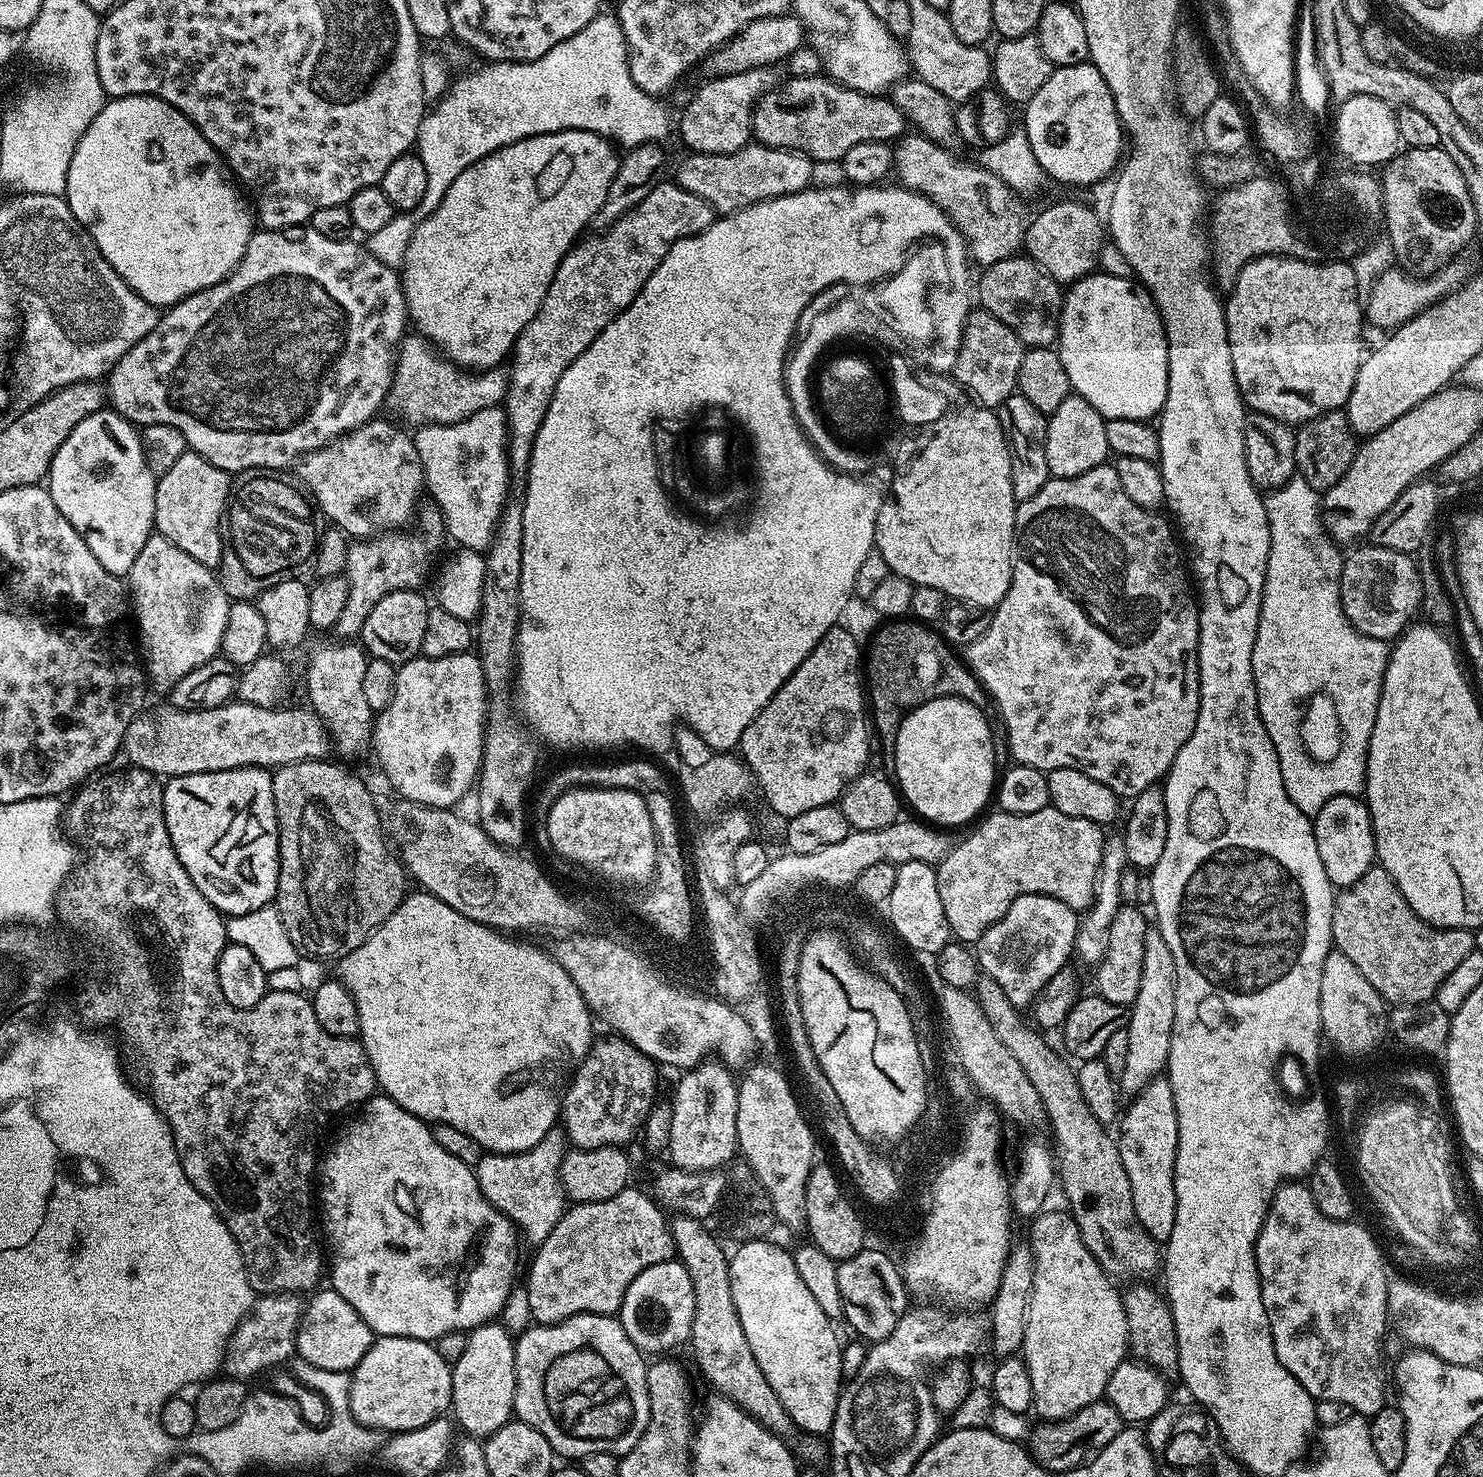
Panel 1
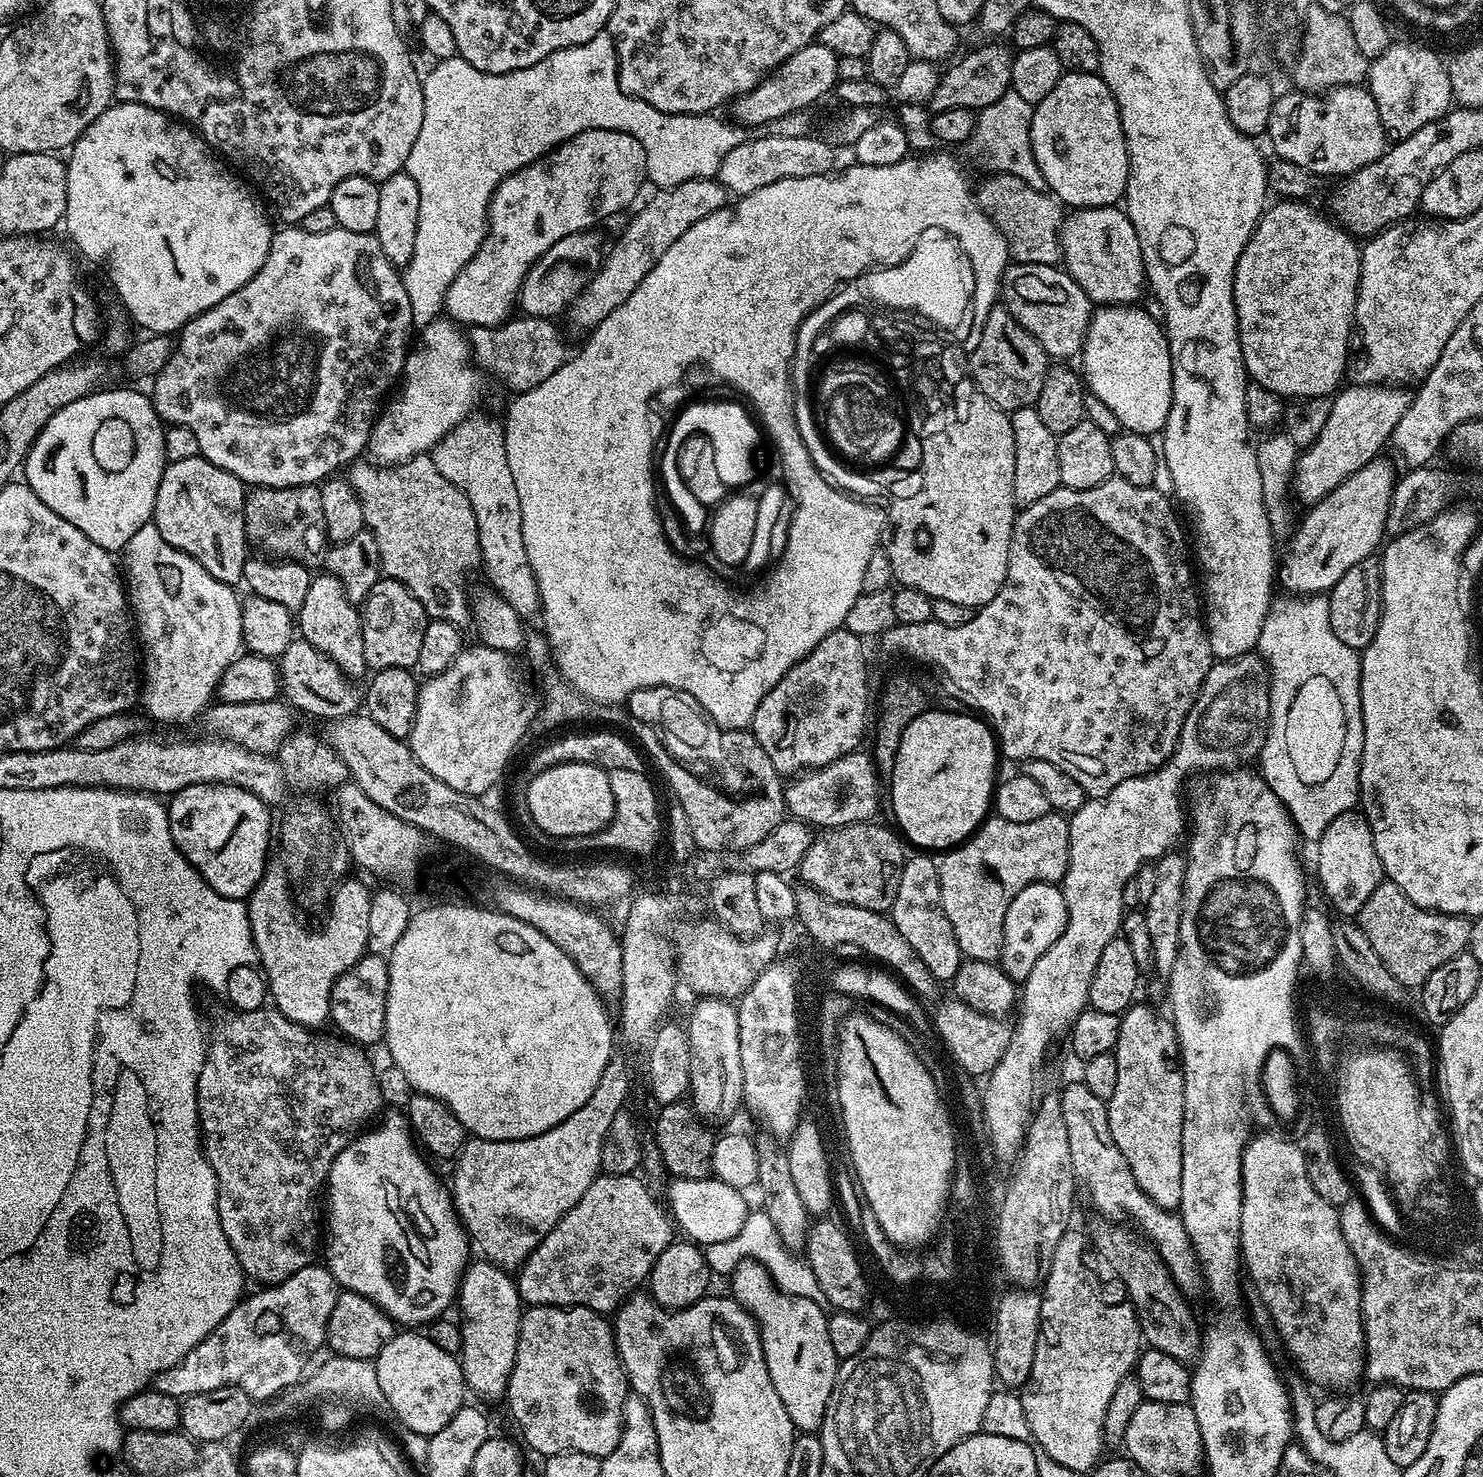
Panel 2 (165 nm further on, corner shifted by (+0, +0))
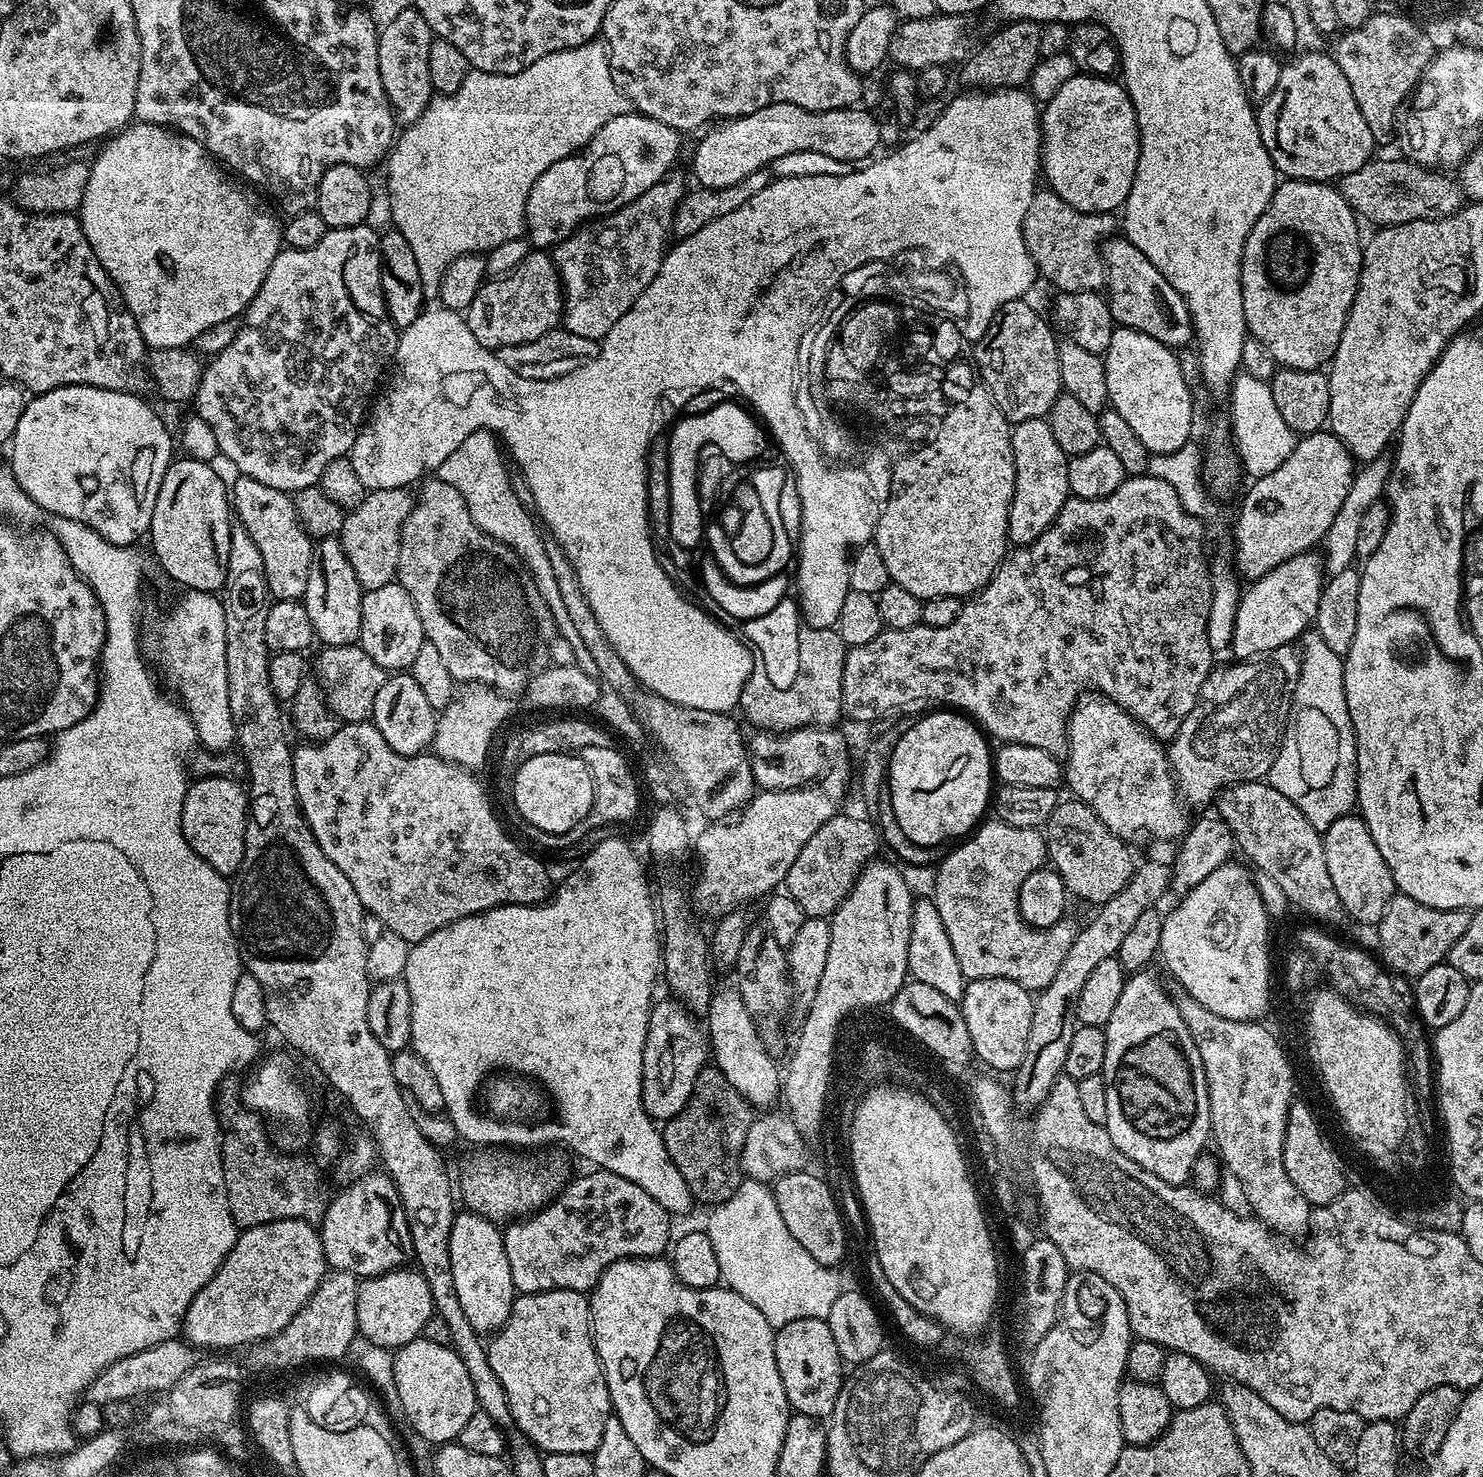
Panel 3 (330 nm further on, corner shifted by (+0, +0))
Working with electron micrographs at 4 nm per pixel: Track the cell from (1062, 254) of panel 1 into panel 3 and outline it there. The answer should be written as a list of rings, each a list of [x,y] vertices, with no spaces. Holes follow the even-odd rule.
[[[1109,238],[1102,245],[1102,255],[1104,257],[1104,270],[1106,273],[1106,299],[1112,311],[1113,321],[1121,328],[1133,328],[1142,334],[1150,334],[1158,342],[1162,342],[1166,347],[1173,350],[1184,350],[1193,343],[1194,333],[1192,330],[1192,316],[1188,313],[1186,302],[1162,274],[1158,274],[1158,266],[1138,250],[1128,239]]]

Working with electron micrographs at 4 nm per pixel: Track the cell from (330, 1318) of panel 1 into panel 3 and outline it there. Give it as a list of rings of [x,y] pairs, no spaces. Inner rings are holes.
[[[405,1266],[381,1276],[360,1280],[356,1303],[356,1330],[370,1342],[389,1350],[401,1348],[423,1333],[426,1322],[434,1315],[430,1286],[419,1270]]]

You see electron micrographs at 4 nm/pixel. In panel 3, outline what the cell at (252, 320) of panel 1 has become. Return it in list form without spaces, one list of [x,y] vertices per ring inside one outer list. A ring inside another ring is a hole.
[[[362,223],[353,228],[331,229],[324,235],[322,242],[318,242],[318,246],[310,246],[306,250],[285,247],[274,258],[258,294],[244,309],[242,323],[236,329],[234,342],[230,342],[226,350],[222,350],[204,364],[204,373],[194,397],[195,415],[206,418],[206,422],[214,430],[218,437],[220,456],[228,459],[237,468],[235,471],[239,475],[254,478],[254,482],[262,482],[262,486],[274,486],[274,490],[282,490],[289,494],[298,493],[303,488],[317,487],[322,478],[322,470],[326,470],[326,466],[330,466],[334,458],[342,458],[351,453],[356,436],[360,433],[369,411],[368,399],[371,398],[384,367],[386,372],[393,363],[398,329],[392,323],[384,305],[380,277],[380,236],[368,227],[367,223]]]

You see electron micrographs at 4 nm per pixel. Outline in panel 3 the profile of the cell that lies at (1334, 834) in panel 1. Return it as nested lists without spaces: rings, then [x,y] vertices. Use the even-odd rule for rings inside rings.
[[[1349,814],[1338,818],[1330,827],[1323,829],[1326,870],[1330,870],[1330,879],[1334,881],[1334,890],[1342,898],[1342,906],[1349,917],[1360,924],[1375,926],[1379,924],[1390,898],[1396,892],[1396,883],[1386,866],[1386,858],[1378,854],[1374,838],[1359,815]]]

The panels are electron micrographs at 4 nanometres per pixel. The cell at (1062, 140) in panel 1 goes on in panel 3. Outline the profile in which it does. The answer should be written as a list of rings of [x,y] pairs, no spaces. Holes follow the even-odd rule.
[[[1087,74],[1070,78],[1043,105],[1040,134],[1042,176],[1051,191],[1079,212],[1112,214],[1123,209],[1140,157],[1138,122],[1123,83]]]

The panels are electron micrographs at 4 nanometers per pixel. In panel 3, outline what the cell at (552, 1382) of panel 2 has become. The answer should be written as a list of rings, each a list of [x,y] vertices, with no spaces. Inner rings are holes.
[[[555,1288],[552,1292],[529,1292],[517,1295],[516,1299],[512,1301],[512,1309],[506,1318],[506,1322],[487,1341],[486,1347],[490,1360],[490,1370],[494,1370],[494,1374],[498,1374],[498,1382],[502,1382],[502,1390],[506,1390],[506,1402],[510,1402],[512,1422],[518,1429],[519,1435],[527,1436],[544,1454],[549,1452],[583,1452],[591,1454],[596,1451],[598,1442],[602,1442],[602,1430],[606,1430],[606,1422],[609,1416],[613,1415],[613,1411],[610,1390],[606,1386],[604,1364],[598,1358],[596,1344],[592,1341],[592,1310],[589,1297],[585,1293]]]

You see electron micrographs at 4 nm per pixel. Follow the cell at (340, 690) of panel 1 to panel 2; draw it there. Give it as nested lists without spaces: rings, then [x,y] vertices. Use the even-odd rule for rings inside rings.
[[[327,574],[313,575],[310,591],[306,594],[306,602],[302,602],[298,613],[298,632],[310,646],[314,646],[326,658],[330,658],[343,670],[345,676],[357,678],[369,671],[368,663],[362,650],[361,613],[357,605],[346,598],[346,590],[342,590],[342,582]]]

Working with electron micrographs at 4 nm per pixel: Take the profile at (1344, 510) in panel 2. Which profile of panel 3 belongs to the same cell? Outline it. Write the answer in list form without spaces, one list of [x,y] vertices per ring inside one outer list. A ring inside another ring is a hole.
[[[1313,550],[1303,552],[1286,562],[1282,566],[1274,566],[1270,574],[1251,581],[1248,587],[1243,589],[1238,604],[1238,614],[1234,620],[1234,634],[1232,635],[1231,655],[1236,655],[1240,662],[1248,662],[1251,656],[1259,652],[1270,654],[1279,648],[1287,648],[1293,642],[1299,641],[1304,633],[1313,627],[1316,615],[1318,614],[1318,598],[1320,591],[1324,588],[1326,573],[1324,561],[1319,551]]]

